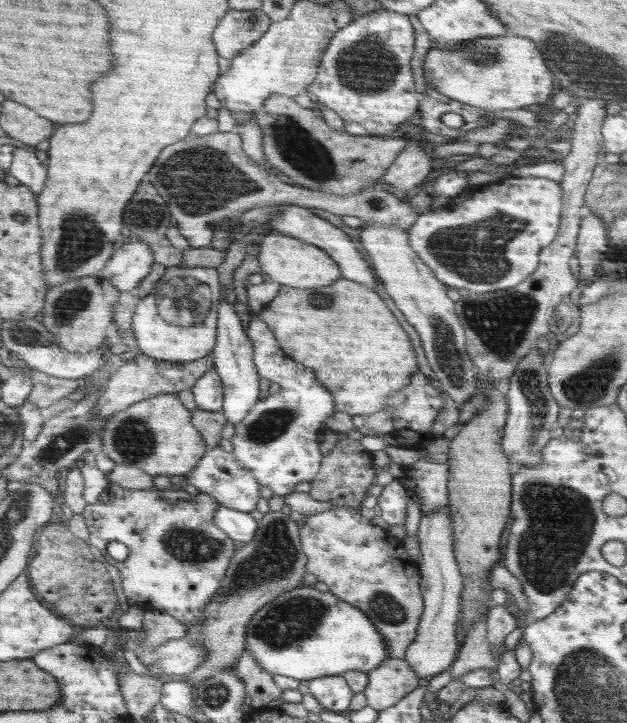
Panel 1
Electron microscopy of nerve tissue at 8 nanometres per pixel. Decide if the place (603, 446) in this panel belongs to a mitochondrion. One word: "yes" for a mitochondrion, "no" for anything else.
no

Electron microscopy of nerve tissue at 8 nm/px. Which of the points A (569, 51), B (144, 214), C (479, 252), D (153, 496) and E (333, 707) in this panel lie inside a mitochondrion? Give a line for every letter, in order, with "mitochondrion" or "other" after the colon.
A: mitochondrion
B: mitochondrion
C: mitochondrion
D: other
E: other

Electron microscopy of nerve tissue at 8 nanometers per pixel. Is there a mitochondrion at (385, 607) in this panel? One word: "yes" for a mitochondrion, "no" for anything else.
yes

